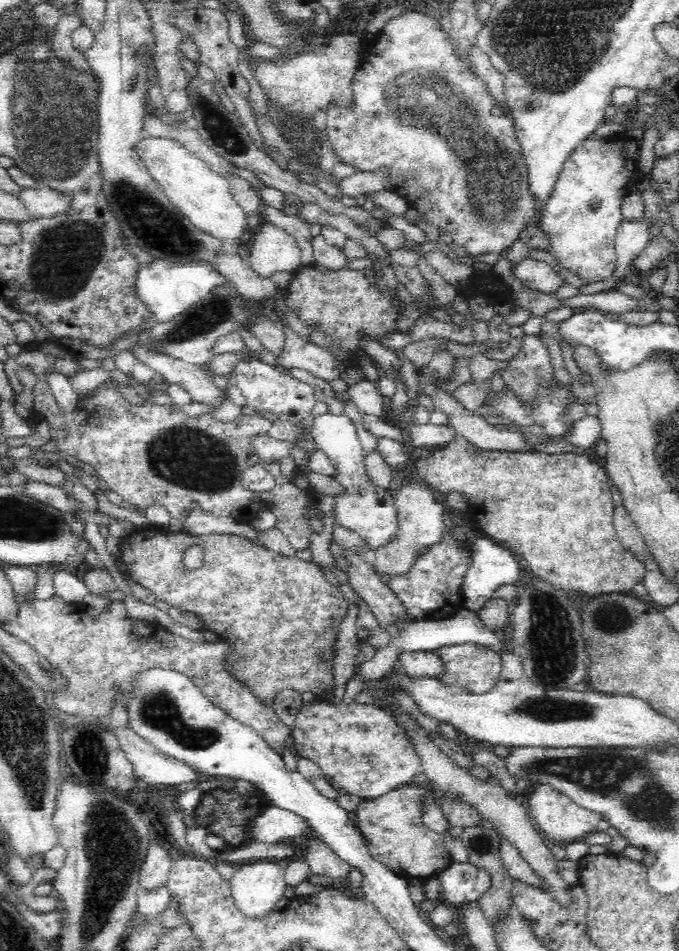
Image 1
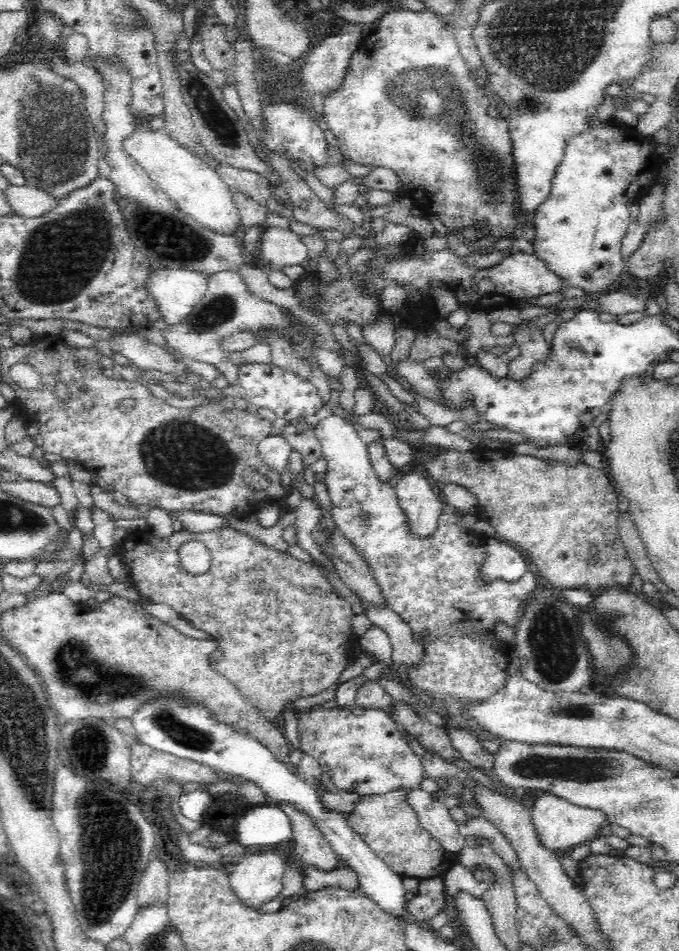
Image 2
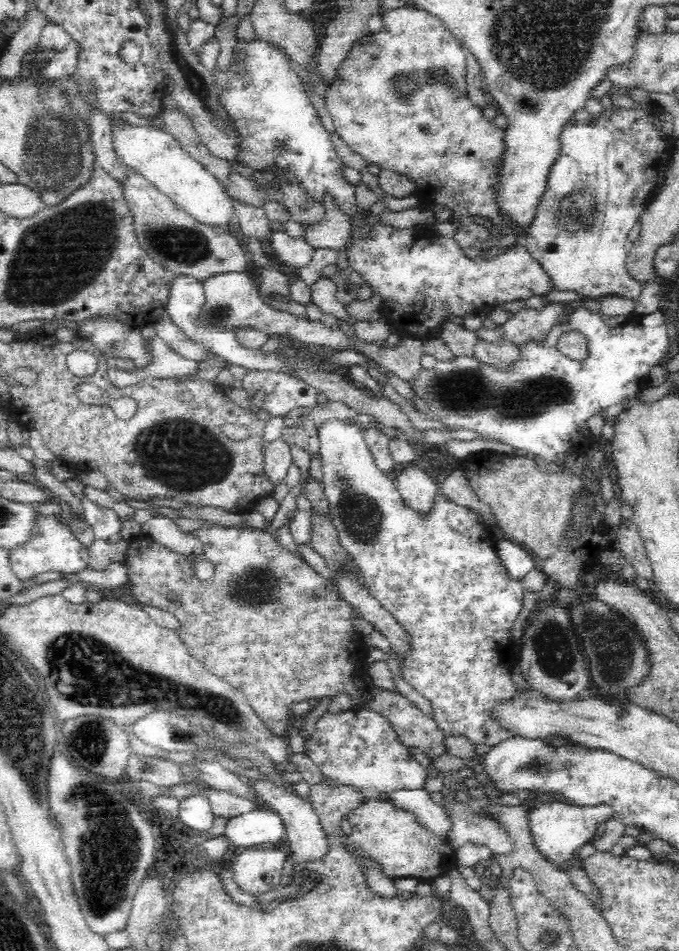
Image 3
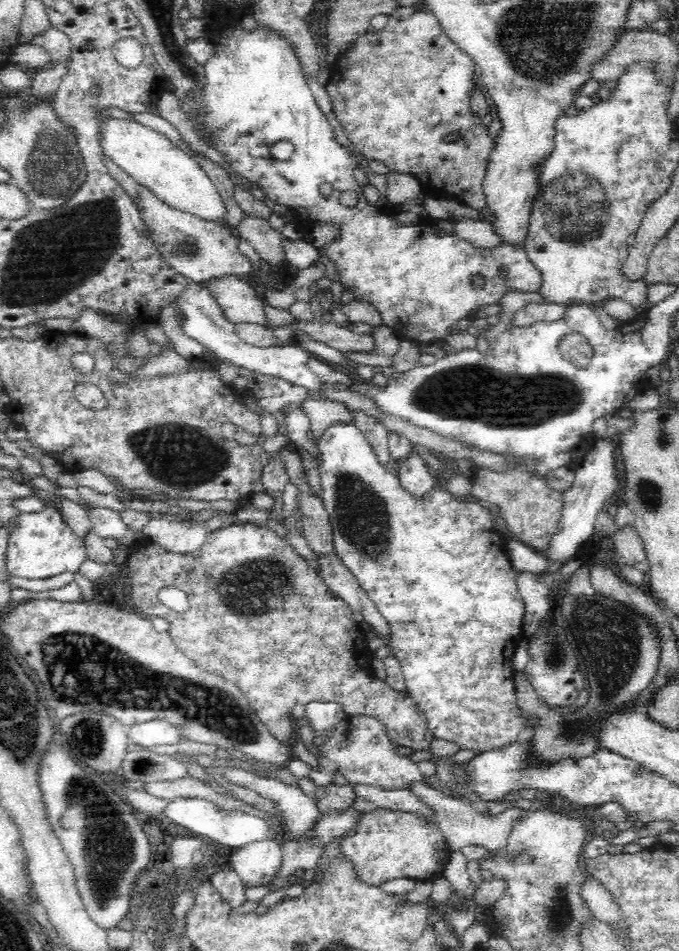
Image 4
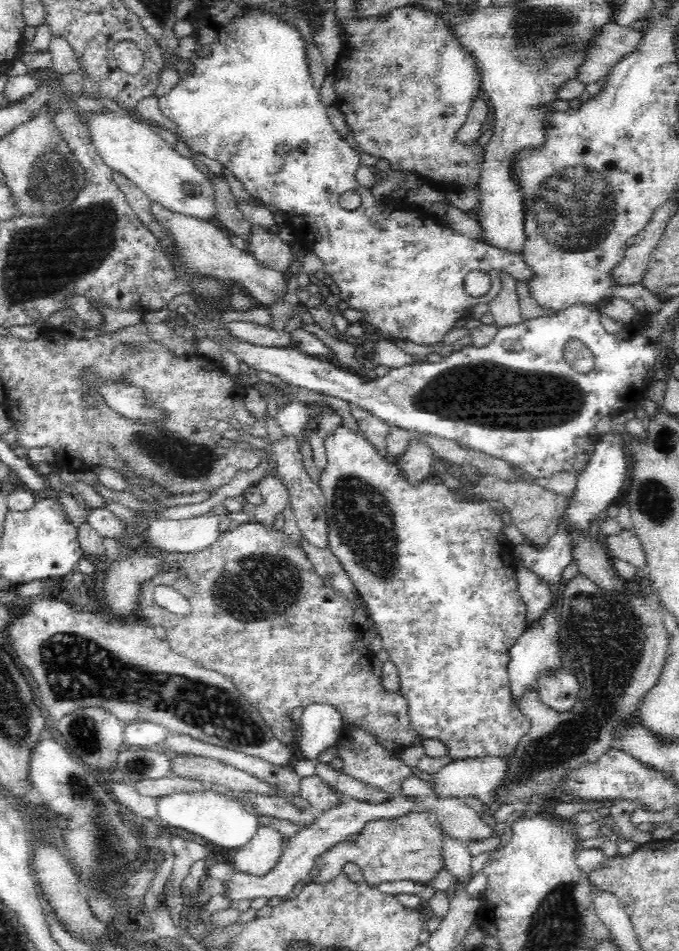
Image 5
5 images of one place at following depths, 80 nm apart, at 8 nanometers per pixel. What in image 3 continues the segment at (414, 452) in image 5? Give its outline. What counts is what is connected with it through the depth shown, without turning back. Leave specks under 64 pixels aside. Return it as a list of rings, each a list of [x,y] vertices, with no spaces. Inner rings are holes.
[[[415,461],[403,468],[395,478],[395,483],[405,506],[412,509],[419,518],[428,518],[428,516],[432,514],[432,510],[434,510],[434,506],[436,506],[437,484],[434,483],[428,473],[415,464]]]

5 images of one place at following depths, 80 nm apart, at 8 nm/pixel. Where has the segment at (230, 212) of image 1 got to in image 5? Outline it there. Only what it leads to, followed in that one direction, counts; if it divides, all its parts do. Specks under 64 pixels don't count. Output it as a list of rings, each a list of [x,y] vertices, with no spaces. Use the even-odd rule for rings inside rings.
[[[116,111],[88,113],[90,135],[102,161],[112,170],[120,172],[134,182],[150,201],[163,204],[171,212],[204,221],[216,220],[218,213],[216,195],[210,180],[198,170],[198,166],[182,156],[150,124],[134,120]]]

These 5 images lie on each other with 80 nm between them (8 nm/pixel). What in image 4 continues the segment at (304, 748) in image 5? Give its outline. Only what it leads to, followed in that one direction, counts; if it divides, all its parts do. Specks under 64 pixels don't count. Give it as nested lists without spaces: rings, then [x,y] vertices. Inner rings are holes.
[[[312,701],[306,704],[305,708],[305,718],[314,730],[314,746],[317,746],[321,741],[326,729],[329,729],[334,723],[347,715],[344,706],[340,702]]]

